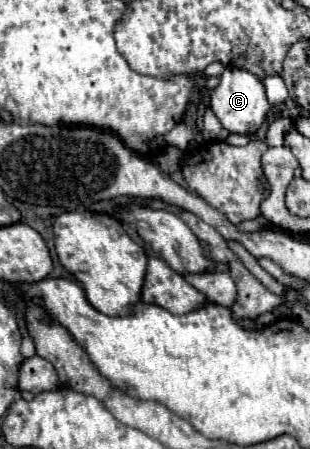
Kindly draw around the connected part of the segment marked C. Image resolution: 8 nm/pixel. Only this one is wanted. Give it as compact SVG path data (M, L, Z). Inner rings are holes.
M227 67L225 73L219 79L219 85L211 91L211 109L217 115L217 119L221 121L221 125L229 131L229 133L239 133L239 135L247 135L247 133L255 133L269 111L269 101L265 97L265 87L263 83L249 71L245 69L237 69L237 67Z

